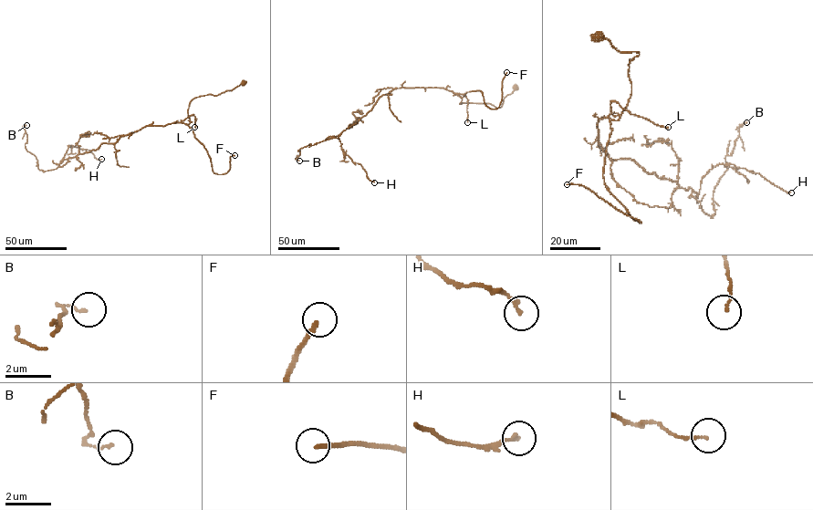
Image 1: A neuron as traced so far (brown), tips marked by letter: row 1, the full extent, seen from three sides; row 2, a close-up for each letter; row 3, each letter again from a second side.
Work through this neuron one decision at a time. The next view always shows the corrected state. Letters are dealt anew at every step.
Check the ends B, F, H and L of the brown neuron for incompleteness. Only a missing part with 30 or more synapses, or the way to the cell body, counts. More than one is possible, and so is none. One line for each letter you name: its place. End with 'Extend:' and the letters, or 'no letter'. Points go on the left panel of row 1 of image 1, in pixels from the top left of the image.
F: (234, 155)
Extend: F

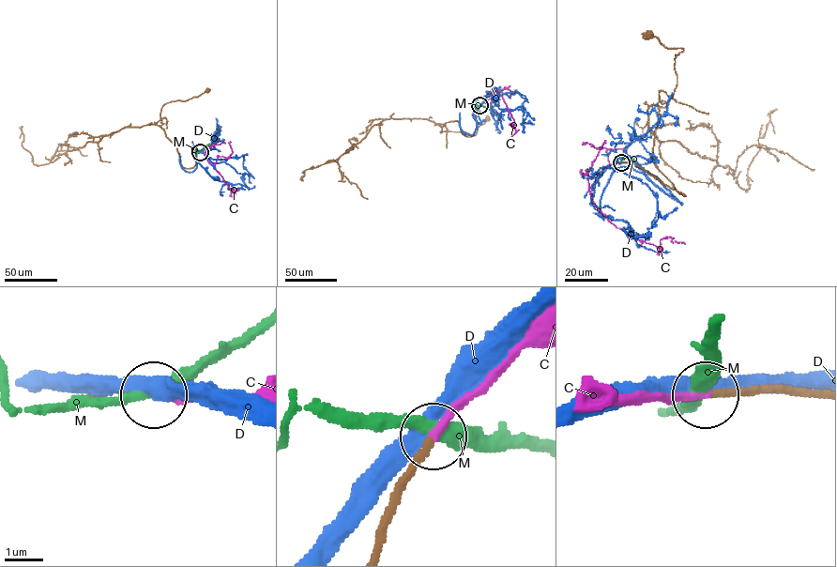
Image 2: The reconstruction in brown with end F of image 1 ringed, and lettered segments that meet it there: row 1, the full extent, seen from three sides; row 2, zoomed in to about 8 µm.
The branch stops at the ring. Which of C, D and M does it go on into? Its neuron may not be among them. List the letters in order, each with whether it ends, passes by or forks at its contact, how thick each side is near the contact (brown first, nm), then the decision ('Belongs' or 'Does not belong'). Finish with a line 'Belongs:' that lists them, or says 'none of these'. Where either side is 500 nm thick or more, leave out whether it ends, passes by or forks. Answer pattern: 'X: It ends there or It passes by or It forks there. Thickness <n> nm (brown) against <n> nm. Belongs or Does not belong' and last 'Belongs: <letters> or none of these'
C: It ends there. Thickness 200 nm (brown) against 180 nm. Belongs
D: It passes by. Thickness 240 nm (brown) against 440 nm. Does not belong
M: It passes by. Thickness 200 nm (brown) against 320 nm. Does not belong
Belongs: C

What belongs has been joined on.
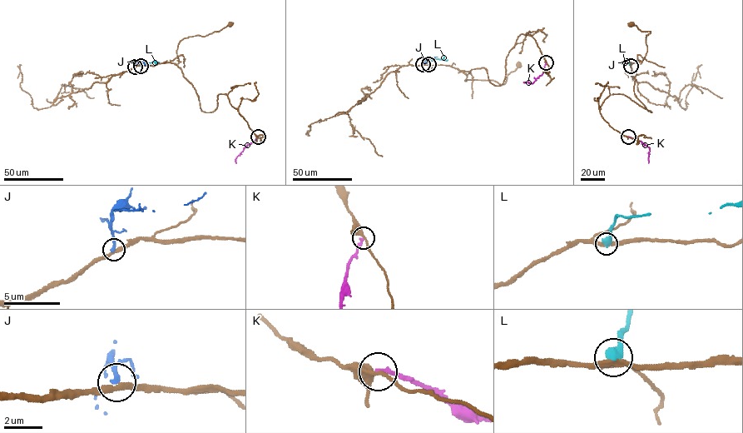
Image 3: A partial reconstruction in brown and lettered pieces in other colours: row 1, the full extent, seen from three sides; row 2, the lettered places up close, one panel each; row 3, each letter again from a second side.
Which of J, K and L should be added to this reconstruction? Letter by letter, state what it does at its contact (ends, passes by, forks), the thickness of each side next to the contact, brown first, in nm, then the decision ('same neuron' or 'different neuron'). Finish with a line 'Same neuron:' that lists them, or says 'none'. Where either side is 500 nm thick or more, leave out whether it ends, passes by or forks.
J: it ends | 280/280 nm | different neuron
K: it ends | 320/240 nm | different neuron
L: 280/550 nm | different neuron
Same neuron: none

